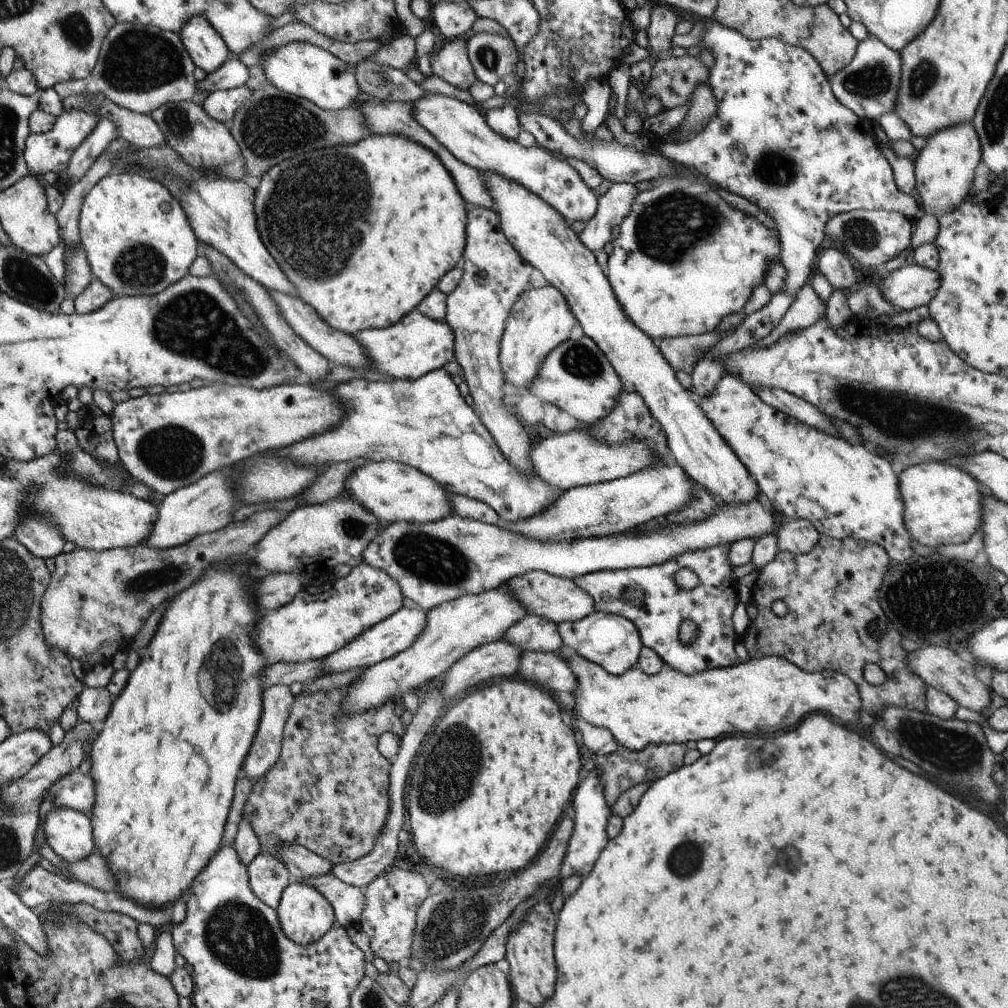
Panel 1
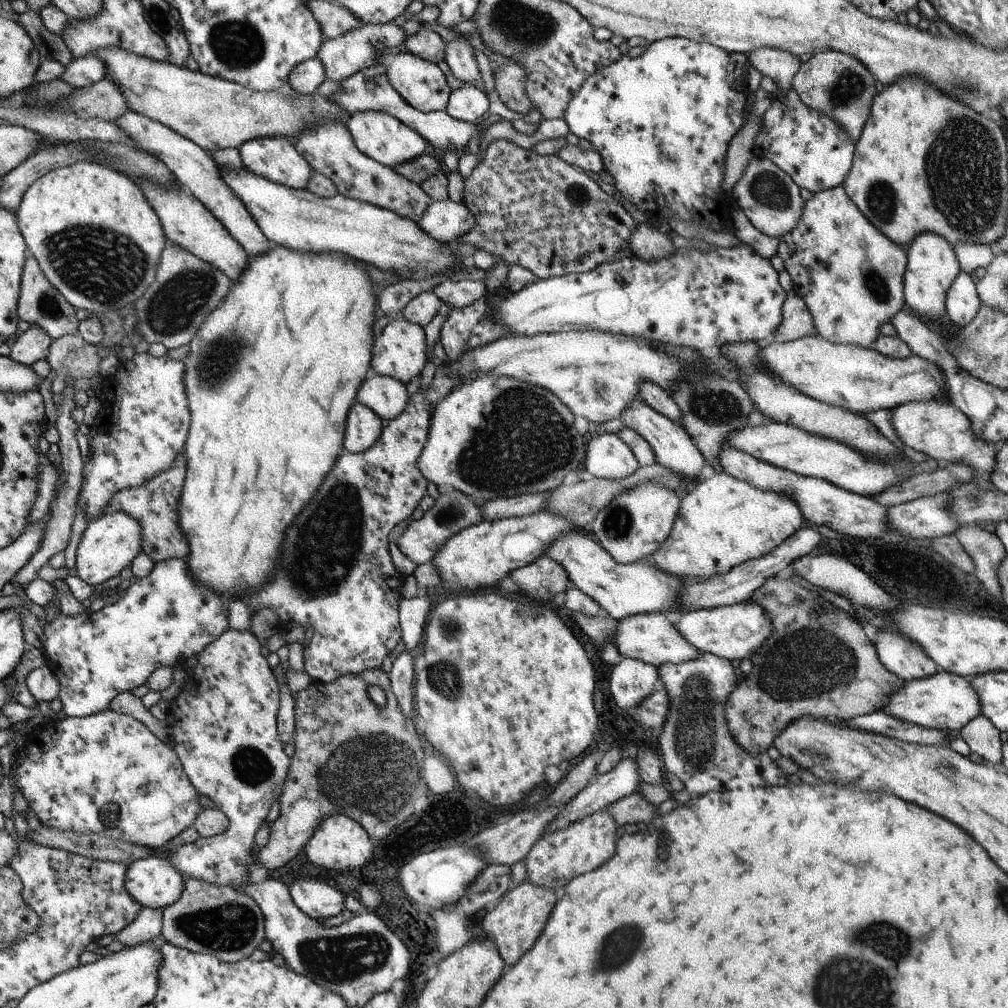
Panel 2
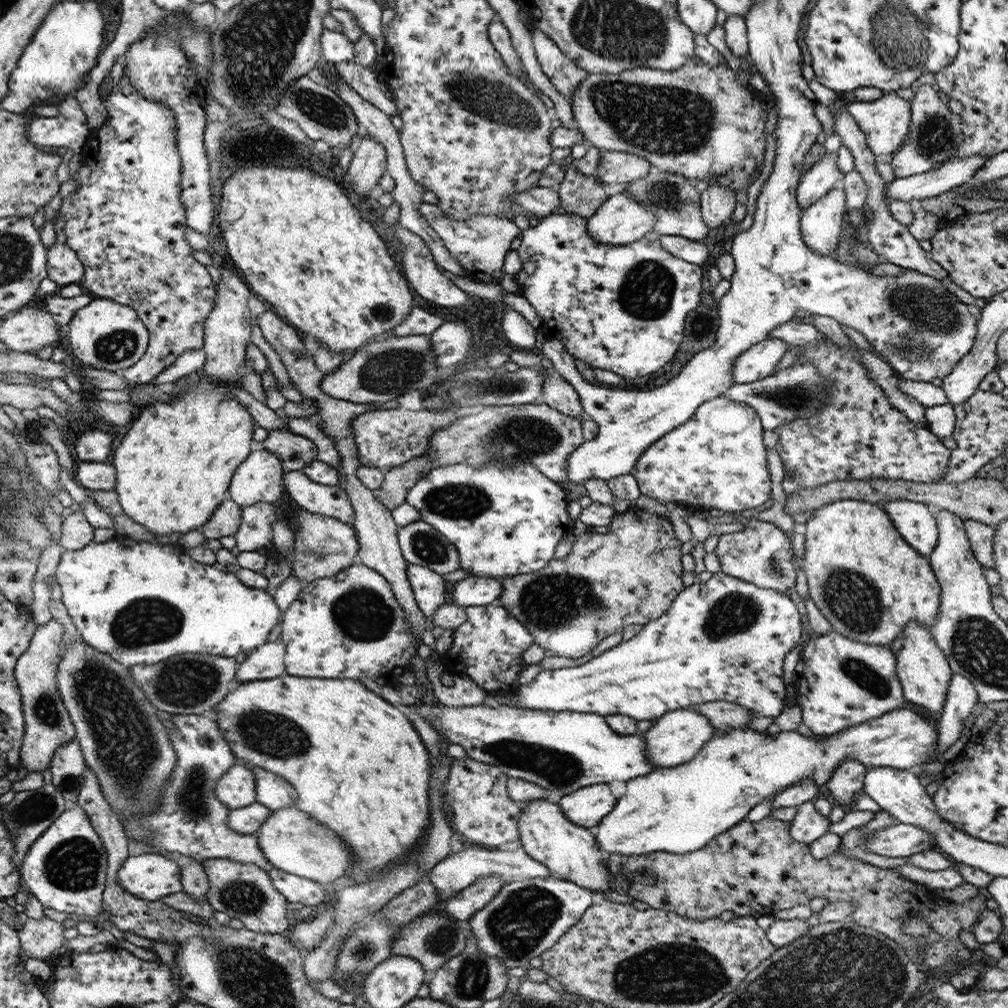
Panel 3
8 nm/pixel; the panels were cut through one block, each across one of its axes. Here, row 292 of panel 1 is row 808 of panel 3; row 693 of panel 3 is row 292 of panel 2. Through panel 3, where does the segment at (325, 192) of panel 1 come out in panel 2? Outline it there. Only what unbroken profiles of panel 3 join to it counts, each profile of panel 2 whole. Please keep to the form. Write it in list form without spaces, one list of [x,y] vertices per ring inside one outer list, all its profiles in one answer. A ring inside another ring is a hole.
[[[273,244],[268,253],[249,258],[243,276],[233,283],[223,304],[208,316],[188,344],[190,353],[186,360],[186,388],[191,424],[186,441],[188,450],[186,448],[184,450],[187,459],[187,479],[178,510],[179,524],[192,546],[192,554],[186,560],[191,576],[206,587],[220,590],[223,598],[226,592],[224,598],[226,600],[234,595],[244,599],[243,596],[248,593],[246,588],[260,586],[270,578],[280,542],[284,540],[284,530],[304,508],[304,504],[314,496],[324,476],[330,472],[336,456],[342,452],[346,414],[352,406],[358,386],[362,384],[370,368],[370,356],[372,356],[370,326],[374,322],[374,302],[376,302],[374,292],[380,292],[381,289],[374,285],[364,268],[356,266],[350,259],[346,256],[345,260],[340,253],[300,253]]]

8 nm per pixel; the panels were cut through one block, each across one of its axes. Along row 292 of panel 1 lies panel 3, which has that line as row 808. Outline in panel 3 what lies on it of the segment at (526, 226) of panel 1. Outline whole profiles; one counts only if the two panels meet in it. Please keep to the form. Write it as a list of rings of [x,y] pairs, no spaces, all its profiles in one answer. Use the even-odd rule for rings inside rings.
[[[608,783],[592,784],[562,797],[556,804],[571,823],[594,830],[597,824],[615,807]]]

